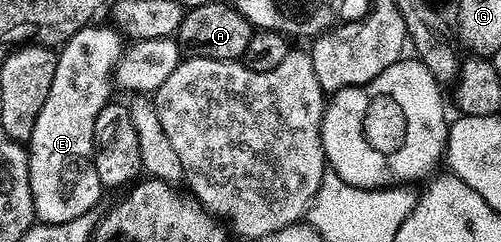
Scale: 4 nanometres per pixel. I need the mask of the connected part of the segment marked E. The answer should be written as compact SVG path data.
M99 24L87 25L63 43L57 55L53 83L49 87L49 99L45 99L45 107L41 107L37 123L33 123L27 162L33 207L36 218L42 223L69 223L77 219L77 215L92 212L99 196L105 193L95 166L95 120L112 100L114 68L123 55L125 43L117 29Z

